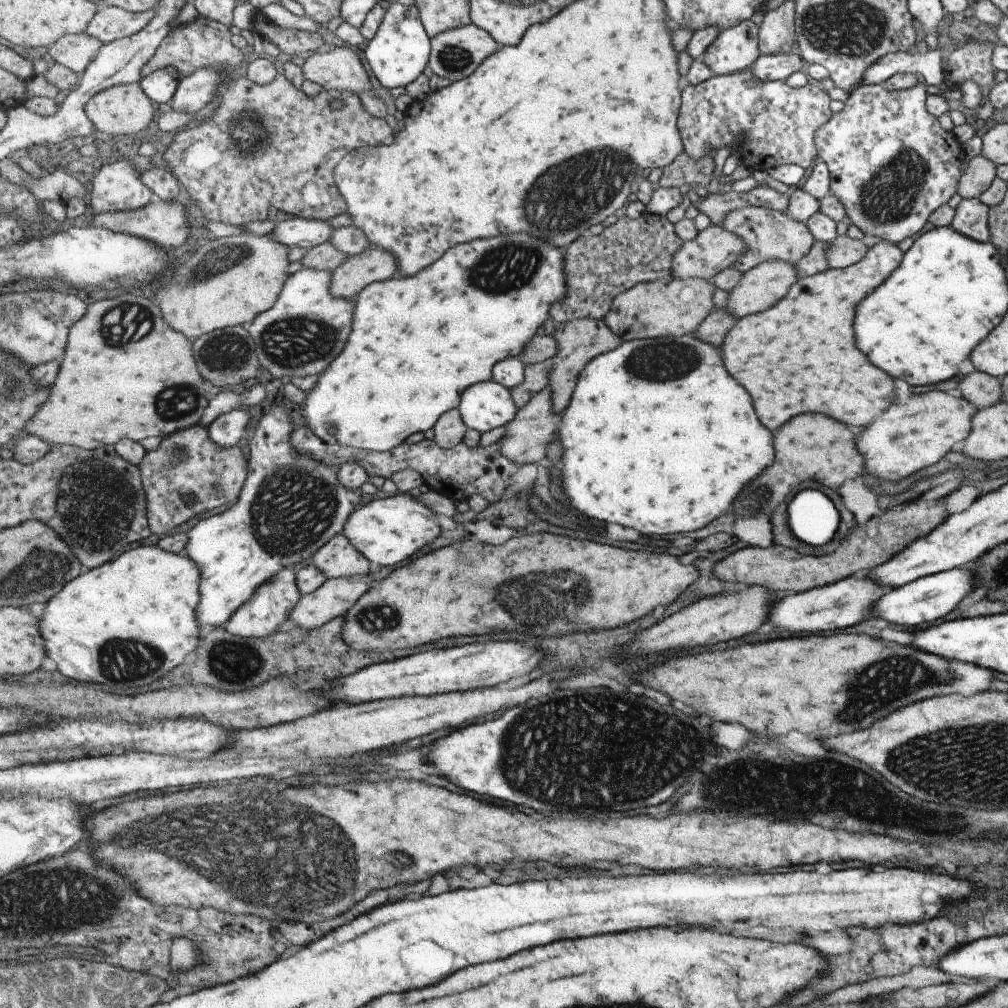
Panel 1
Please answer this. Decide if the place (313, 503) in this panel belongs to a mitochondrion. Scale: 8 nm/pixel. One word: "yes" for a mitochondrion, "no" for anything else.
yes

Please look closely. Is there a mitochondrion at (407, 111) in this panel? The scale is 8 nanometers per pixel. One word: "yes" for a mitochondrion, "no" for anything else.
no

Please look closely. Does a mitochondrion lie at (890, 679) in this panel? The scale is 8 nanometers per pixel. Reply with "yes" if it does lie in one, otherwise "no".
yes

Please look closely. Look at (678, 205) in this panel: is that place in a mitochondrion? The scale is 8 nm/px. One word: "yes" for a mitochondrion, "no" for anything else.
no

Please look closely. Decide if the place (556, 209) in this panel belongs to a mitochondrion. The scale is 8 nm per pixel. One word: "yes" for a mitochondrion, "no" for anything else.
yes

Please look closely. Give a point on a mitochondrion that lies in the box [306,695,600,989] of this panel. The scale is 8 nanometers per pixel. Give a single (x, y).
(389, 856)

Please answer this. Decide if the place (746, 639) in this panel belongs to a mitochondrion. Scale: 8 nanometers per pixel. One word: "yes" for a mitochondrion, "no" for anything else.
no

